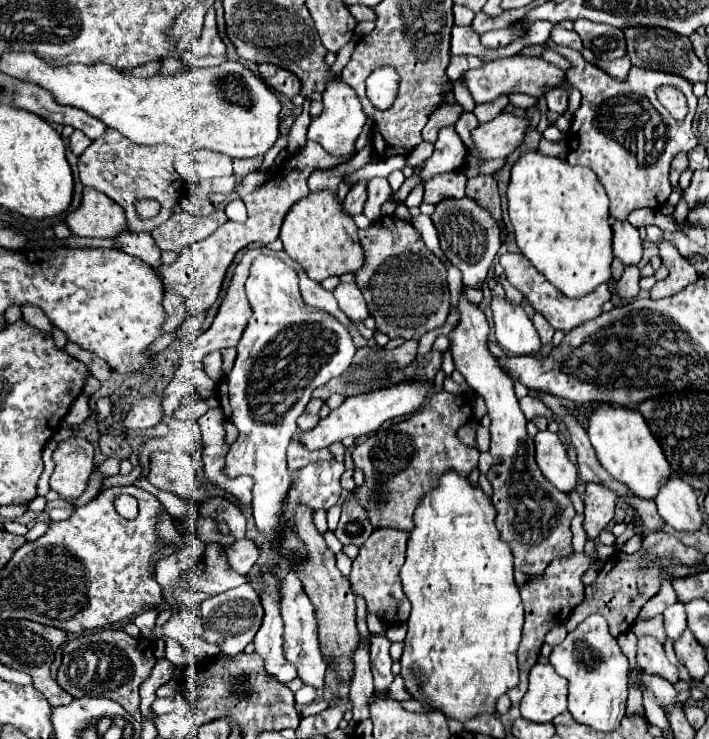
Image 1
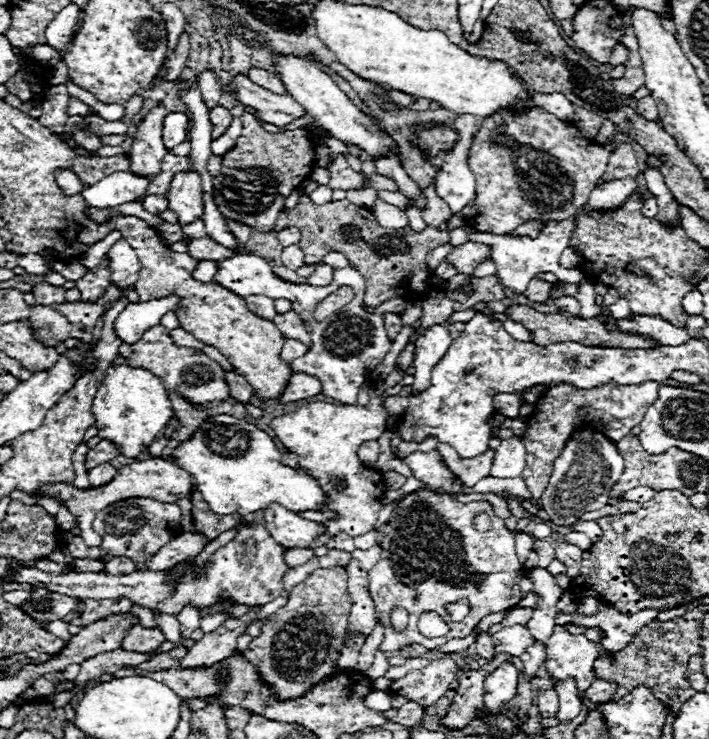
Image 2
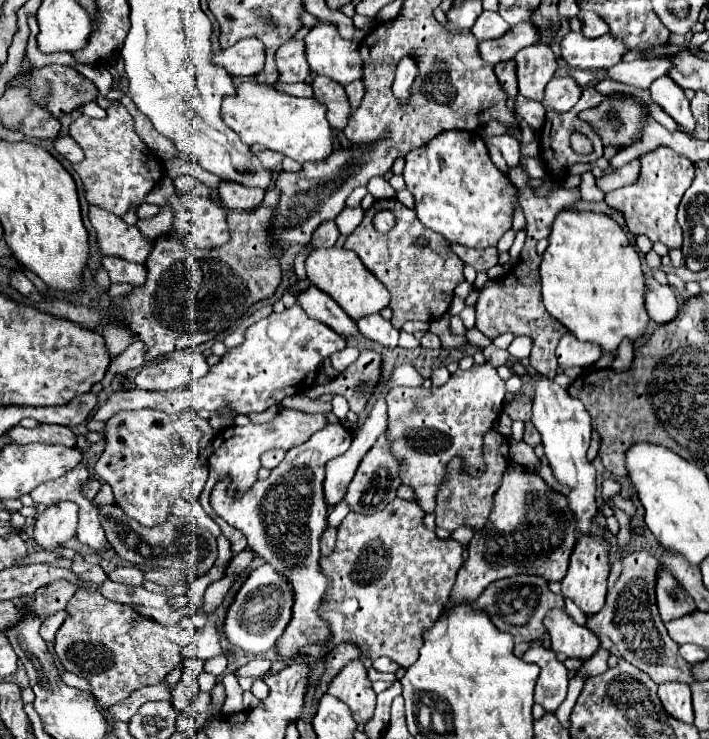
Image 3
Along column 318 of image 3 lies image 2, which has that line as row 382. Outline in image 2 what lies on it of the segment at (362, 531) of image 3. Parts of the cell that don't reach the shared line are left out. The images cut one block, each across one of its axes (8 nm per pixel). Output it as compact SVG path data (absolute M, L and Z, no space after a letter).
M650 380L638 386L602 384L588 390L574 388L572 384L558 384L546 390L534 404L532 414L526 418L528 428L522 436L522 442L526 446L526 470L522 472L522 480L526 482L526 488L530 492L530 502L536 508L542 508L538 500L548 486L552 464L562 454L566 440L576 430L582 430L586 424L590 424L592 428L598 428L602 434L606 434L610 440L622 440L634 426L642 422L648 406L654 404L654 400L658 398L658 386L658 382Z

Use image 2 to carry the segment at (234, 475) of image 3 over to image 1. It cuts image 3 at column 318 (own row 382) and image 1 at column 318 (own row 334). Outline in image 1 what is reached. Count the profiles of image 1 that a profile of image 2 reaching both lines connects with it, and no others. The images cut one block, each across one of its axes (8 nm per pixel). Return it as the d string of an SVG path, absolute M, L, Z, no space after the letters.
M418 380L418 382L402 382L402 384L396 384L392 388L368 392L362 396L350 396L336 410L332 410L326 418L320 418L320 422L312 430L300 432L298 440L306 450L322 450L334 442L340 442L346 436L352 436L352 438L366 436L370 432L376 432L380 428L380 424L390 420L390 418L414 414L422 406L430 388L432 388L432 384L424 384Z

